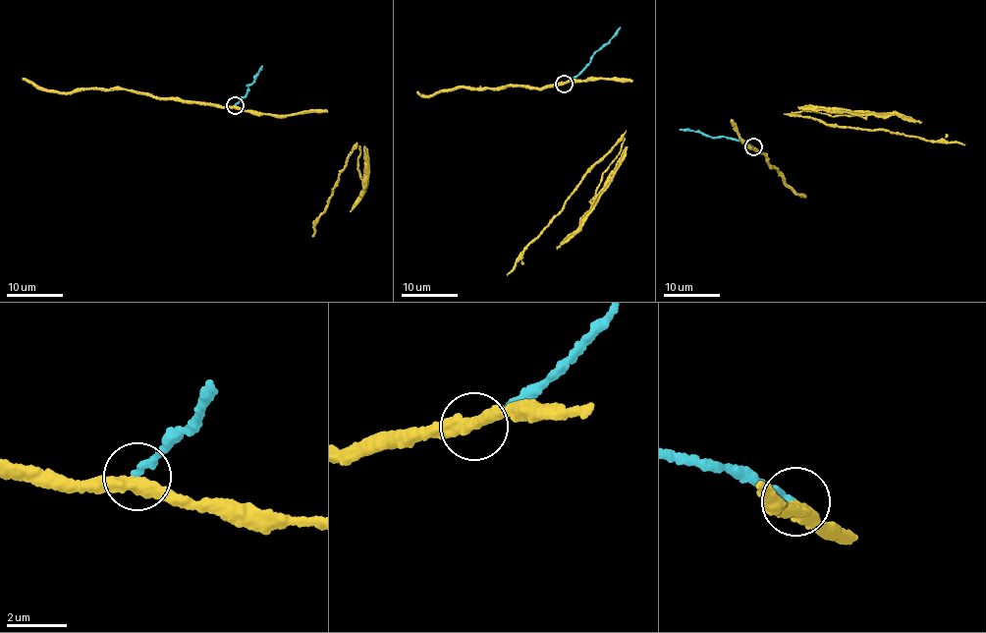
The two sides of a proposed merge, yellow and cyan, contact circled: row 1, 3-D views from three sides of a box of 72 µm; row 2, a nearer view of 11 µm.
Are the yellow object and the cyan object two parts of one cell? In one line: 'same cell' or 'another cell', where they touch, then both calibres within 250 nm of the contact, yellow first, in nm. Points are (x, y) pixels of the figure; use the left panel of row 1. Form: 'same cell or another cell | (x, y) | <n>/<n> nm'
another cell | (235, 105) | 400/280 nm

